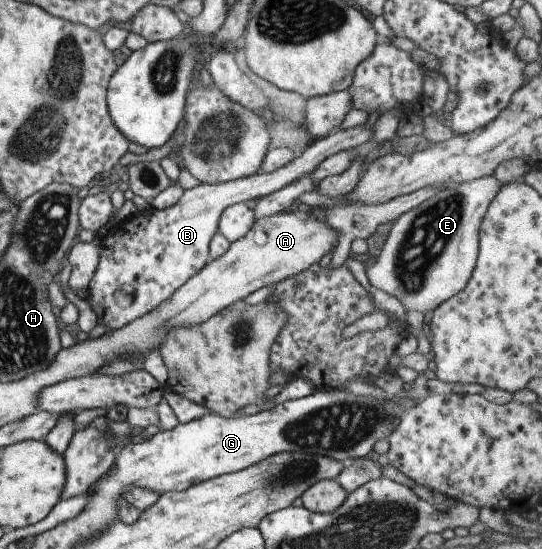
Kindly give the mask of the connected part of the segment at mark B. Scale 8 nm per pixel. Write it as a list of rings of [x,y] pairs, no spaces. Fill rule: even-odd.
[[[364,123],[364,125],[334,131],[324,139],[317,140],[316,143],[310,145],[300,155],[300,158],[278,169],[278,171],[274,171],[274,173],[258,173],[224,183],[199,184],[198,187],[186,190],[184,195],[180,197],[180,201],[168,209],[140,211],[126,219],[122,219],[120,223],[116,223],[103,236],[100,261],[98,261],[98,267],[96,267],[96,271],[92,275],[92,281],[87,287],[87,301],[92,311],[97,315],[97,323],[99,325],[106,325],[108,331],[116,331],[116,329],[122,329],[124,325],[144,317],[150,311],[158,309],[160,303],[168,301],[176,293],[176,289],[182,287],[191,277],[203,270],[204,266],[211,259],[209,243],[219,228],[219,219],[222,213],[224,213],[224,209],[239,203],[246,203],[250,200],[262,199],[262,197],[270,195],[273,191],[286,187],[288,183],[298,181],[300,175],[302,177],[308,175],[310,171],[314,171],[320,165],[321,161],[324,161],[324,158],[338,153],[338,151],[366,147],[375,134],[373,132],[374,127],[375,124],[370,126]]]

